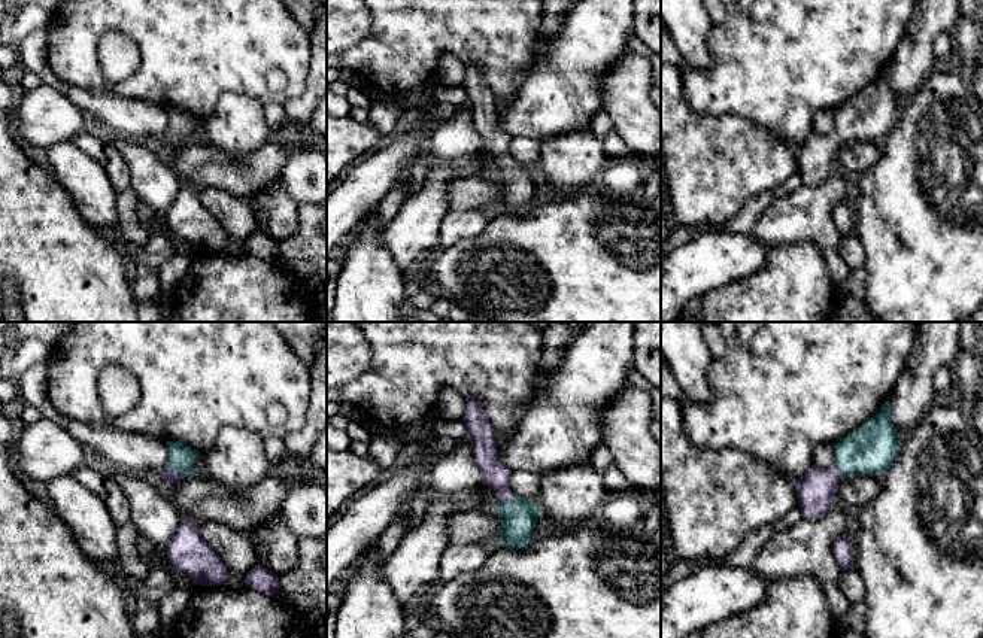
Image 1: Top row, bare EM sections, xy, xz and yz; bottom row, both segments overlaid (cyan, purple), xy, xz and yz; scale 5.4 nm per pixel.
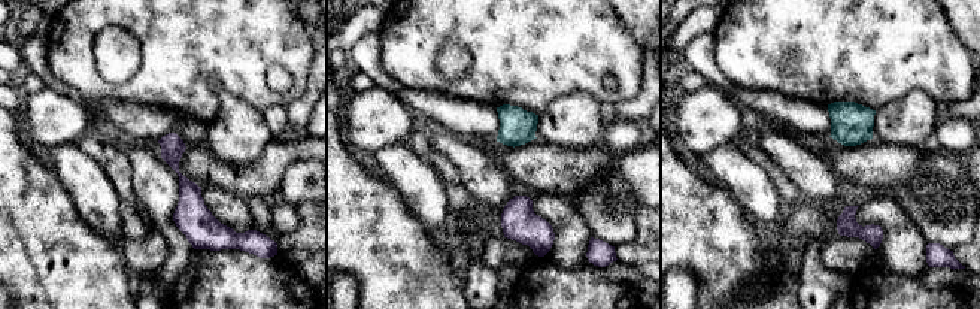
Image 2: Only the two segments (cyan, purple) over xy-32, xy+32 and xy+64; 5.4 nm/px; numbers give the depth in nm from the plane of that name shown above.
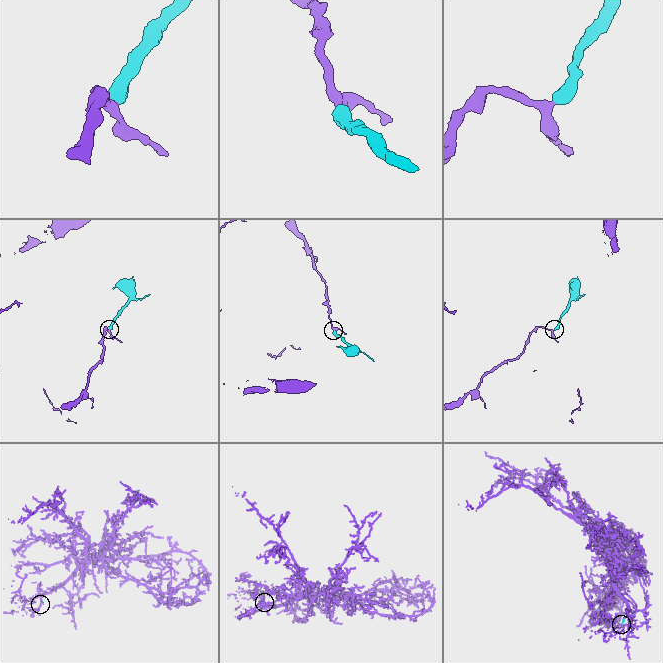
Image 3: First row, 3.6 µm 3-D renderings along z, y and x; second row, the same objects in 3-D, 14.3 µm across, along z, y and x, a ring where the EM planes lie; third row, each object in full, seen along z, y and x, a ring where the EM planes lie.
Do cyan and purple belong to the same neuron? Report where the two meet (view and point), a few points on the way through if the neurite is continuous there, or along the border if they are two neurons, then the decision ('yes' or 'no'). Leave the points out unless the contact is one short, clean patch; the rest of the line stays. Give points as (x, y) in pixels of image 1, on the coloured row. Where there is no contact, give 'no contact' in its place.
meets cyan in xy at (175, 470); runs through xy (181, 458), (175, 470), (172, 477); yes

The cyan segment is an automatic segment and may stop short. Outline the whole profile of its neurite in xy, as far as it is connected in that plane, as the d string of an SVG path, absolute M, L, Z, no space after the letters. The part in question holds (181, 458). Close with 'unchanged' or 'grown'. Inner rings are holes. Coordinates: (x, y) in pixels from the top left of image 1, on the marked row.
M167 441L167 452L167 465L161 471L166 487L178 484L183 477L194 474L195 459L201 455L179 441Z | grown

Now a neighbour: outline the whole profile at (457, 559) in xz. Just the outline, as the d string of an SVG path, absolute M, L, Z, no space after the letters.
M449 544L440 558L440 581L482 568L489 558L480 544Z

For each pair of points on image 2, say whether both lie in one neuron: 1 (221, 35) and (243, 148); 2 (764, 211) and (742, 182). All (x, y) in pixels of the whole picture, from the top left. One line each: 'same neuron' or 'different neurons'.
1: different neurons
2: same neuron

